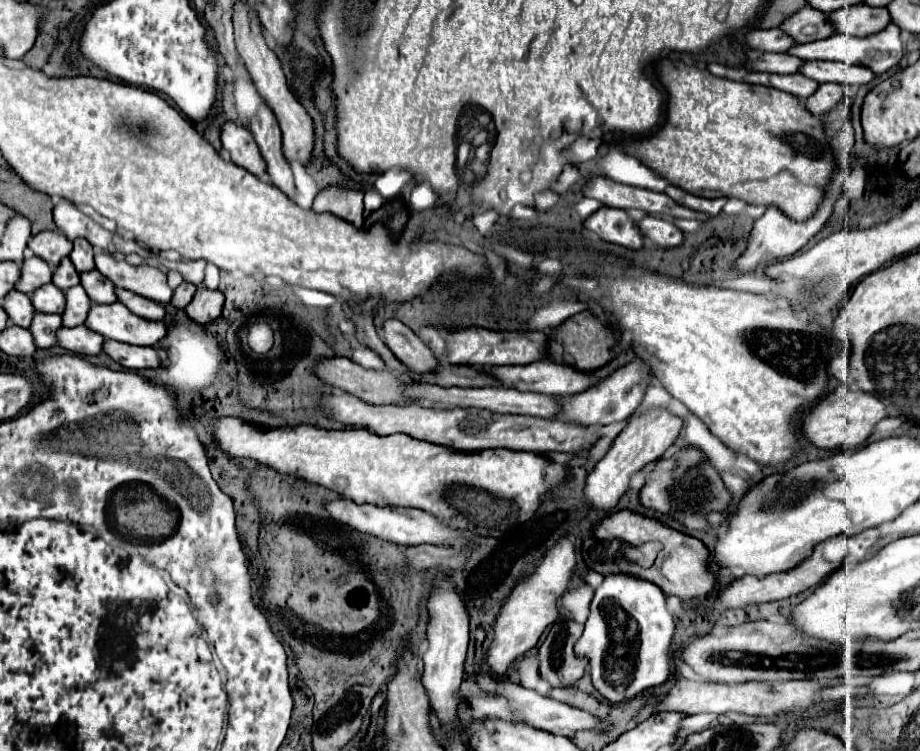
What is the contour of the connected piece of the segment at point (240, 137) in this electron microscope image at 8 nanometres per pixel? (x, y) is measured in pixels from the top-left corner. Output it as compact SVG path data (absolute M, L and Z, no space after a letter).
M225 122L221 126L221 142L229 152L231 162L259 176L265 172L265 162L257 152L257 144L253 144L253 136L247 128L237 126L235 122Z

